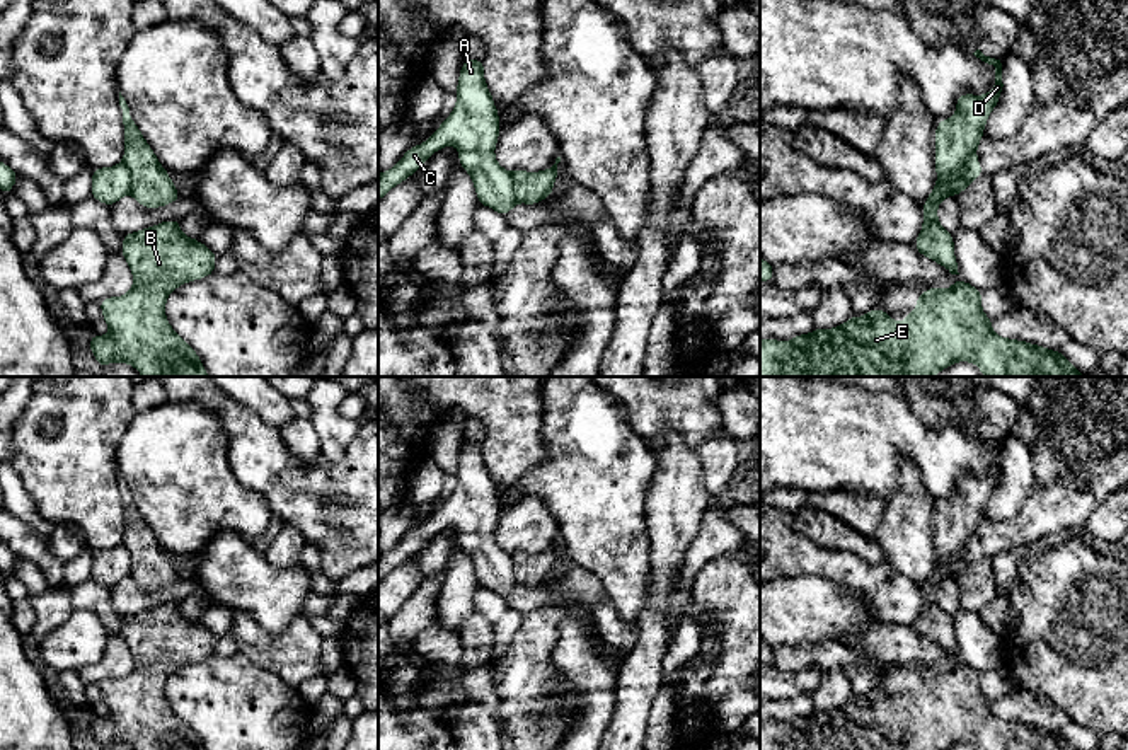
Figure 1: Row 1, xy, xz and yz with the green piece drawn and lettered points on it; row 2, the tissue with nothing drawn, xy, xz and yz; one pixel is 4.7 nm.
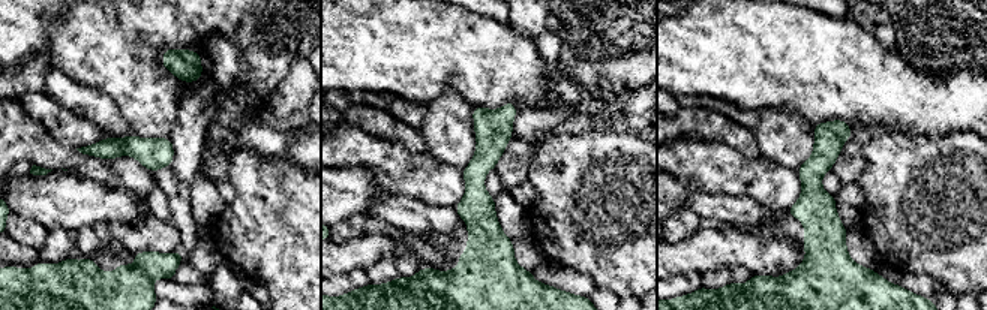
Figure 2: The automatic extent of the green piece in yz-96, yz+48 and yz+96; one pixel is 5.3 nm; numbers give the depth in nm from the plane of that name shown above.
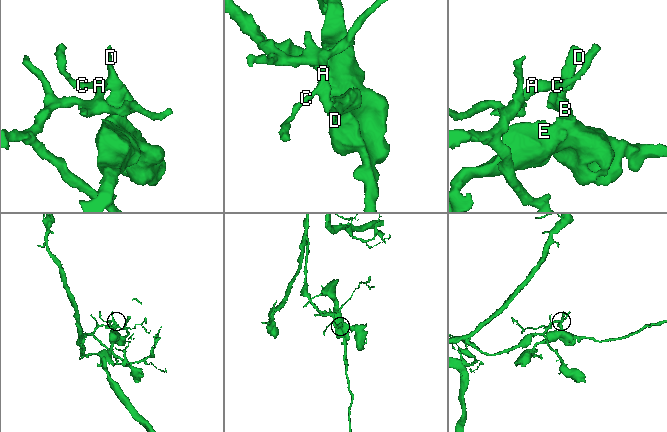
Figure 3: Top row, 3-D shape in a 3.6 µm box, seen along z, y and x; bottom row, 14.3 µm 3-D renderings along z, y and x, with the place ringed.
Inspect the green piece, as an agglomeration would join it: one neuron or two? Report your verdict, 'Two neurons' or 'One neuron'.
Two neurons

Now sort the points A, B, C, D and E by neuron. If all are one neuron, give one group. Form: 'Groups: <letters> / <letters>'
Groups: A C / B D E

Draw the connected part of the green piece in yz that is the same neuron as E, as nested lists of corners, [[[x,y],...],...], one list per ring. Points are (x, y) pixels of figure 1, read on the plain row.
[[[964,661],[947,672],[922,673],[915,692],[908,694],[903,704],[895,704],[876,689],[862,699],[850,697],[842,707],[826,712],[814,709],[813,714],[797,716],[791,723],[760,721],[760,750],[947,750],[958,743],[970,743],[978,750],[1073,750],[1062,733],[995,716],[992,701],[981,692],[981,672]]]

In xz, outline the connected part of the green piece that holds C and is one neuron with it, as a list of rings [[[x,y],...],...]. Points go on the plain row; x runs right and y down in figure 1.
[[[463,441],[455,479],[457,488],[438,511],[424,525],[411,528],[392,551],[378,556],[378,583],[411,559],[433,534],[455,527],[462,551],[472,559],[479,586],[506,598],[516,580],[511,554],[494,539],[501,506],[484,462],[482,441]]]

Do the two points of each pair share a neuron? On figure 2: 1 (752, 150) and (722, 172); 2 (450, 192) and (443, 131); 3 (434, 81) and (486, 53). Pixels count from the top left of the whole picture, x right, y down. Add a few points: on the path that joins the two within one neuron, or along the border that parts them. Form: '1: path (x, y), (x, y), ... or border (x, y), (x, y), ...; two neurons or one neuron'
1: border (711, 141), (728, 144), (746, 156), (759, 154); two neurons
2: border (425, 149), (437, 159), (461, 171); two neurons
3: path (447, 68), (461, 54), (473, 54); one neuron

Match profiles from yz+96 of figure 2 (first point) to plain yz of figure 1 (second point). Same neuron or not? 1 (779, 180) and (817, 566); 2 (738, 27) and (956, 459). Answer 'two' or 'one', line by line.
1: one
2: one

